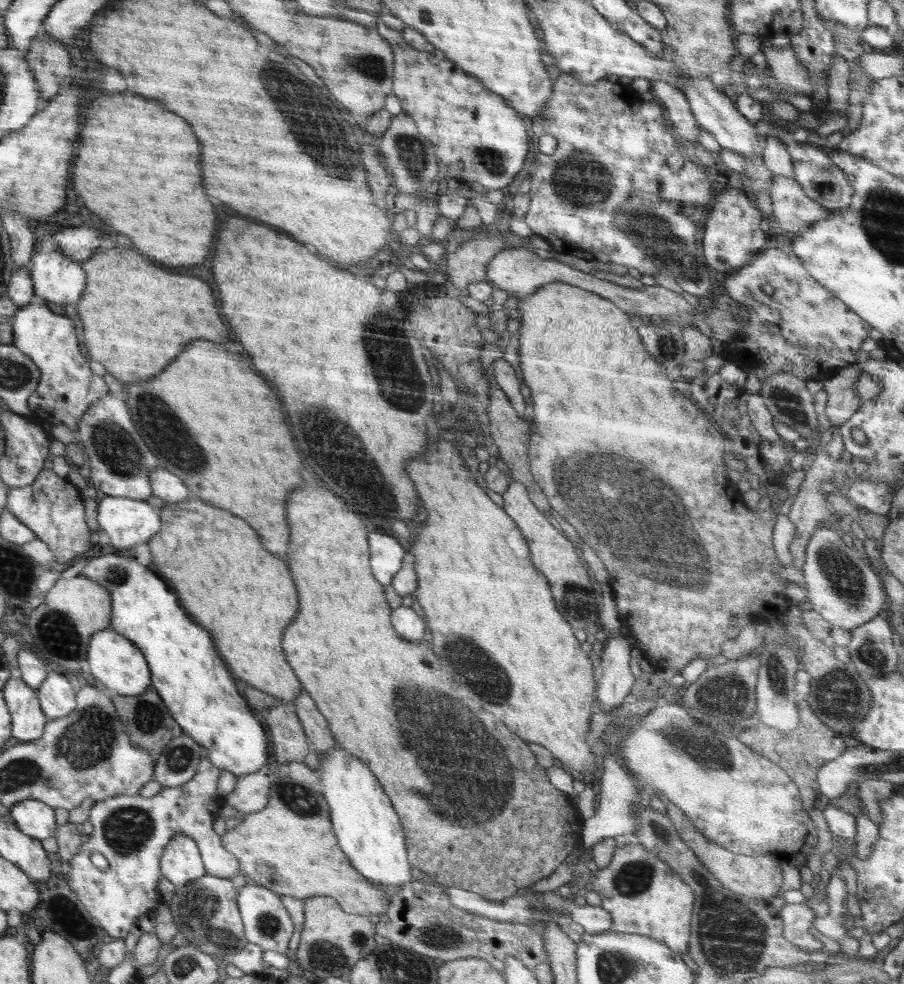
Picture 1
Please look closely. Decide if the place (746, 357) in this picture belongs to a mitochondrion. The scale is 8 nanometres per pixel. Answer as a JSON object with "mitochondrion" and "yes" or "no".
{"mitochondrion":"no"}

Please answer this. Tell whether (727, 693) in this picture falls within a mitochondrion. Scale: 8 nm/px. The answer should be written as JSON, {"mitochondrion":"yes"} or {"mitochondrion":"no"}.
{"mitochondrion":"yes"}

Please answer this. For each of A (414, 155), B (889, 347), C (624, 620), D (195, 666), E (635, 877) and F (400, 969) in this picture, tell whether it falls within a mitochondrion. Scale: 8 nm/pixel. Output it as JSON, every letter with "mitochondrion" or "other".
{"A":"mitochondrion","B":"other","C":"other","D":"other","E":"mitochondrion","F":"mitochondrion"}

